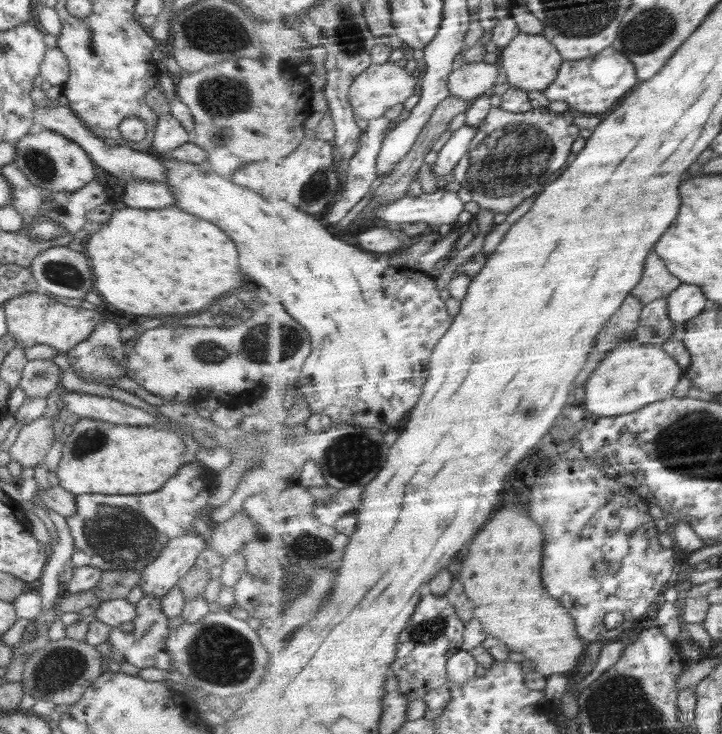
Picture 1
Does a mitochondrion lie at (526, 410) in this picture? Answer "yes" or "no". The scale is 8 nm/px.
yes

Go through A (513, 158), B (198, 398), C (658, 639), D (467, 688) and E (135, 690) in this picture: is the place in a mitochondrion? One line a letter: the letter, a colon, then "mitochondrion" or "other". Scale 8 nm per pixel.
A: mitochondrion
B: other
C: other
D: other
E: other

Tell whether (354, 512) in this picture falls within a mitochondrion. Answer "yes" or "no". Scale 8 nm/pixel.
no

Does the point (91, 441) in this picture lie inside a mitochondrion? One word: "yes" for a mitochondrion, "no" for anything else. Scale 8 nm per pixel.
yes

